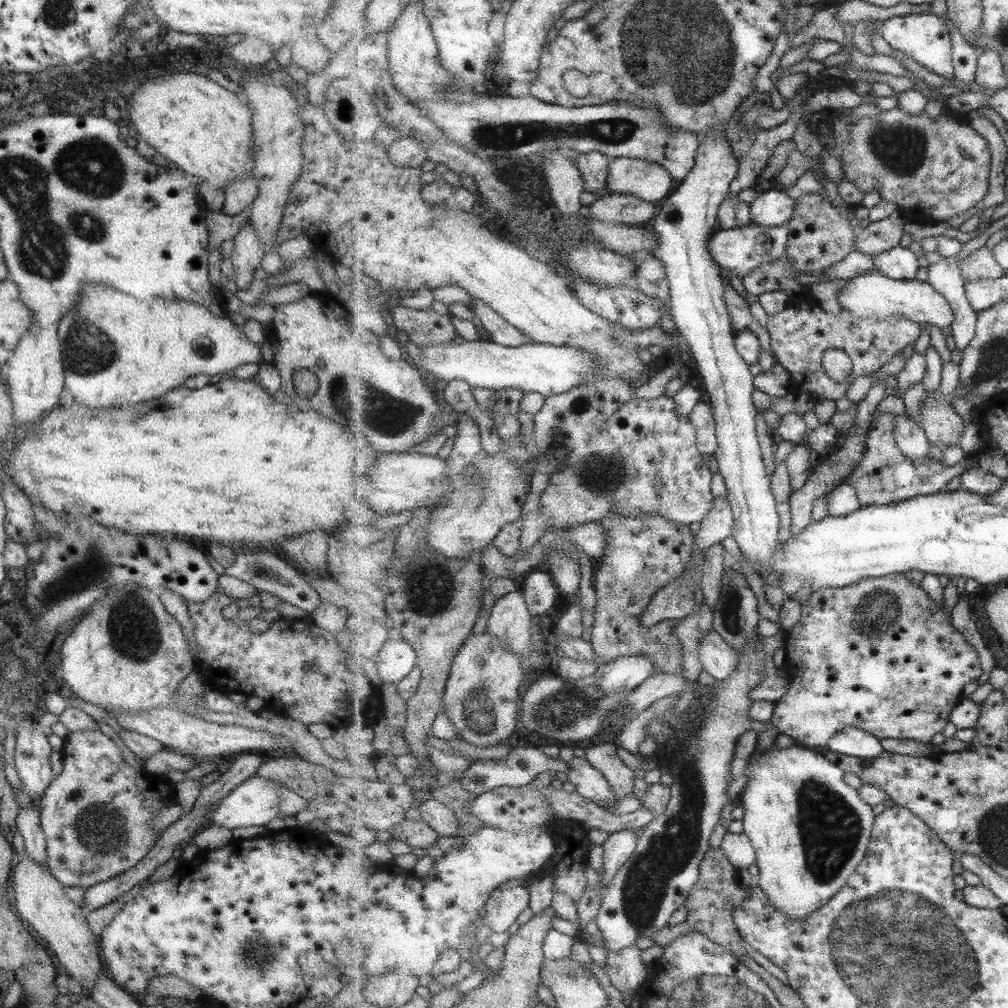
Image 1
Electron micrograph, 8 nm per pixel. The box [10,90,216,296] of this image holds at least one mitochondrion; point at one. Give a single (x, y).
(41, 251)

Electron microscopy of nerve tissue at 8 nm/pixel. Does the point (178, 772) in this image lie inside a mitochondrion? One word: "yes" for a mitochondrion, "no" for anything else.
no

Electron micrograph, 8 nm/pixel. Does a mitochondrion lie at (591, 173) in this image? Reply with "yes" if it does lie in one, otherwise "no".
no

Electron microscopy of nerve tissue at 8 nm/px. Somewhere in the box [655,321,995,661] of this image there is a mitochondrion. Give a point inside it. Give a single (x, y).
(875, 617)

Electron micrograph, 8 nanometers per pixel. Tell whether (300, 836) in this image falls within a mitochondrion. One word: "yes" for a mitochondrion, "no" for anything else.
no

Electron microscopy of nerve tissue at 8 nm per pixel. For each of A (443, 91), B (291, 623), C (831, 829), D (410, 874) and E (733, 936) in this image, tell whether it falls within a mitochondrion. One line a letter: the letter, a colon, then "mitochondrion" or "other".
A: mitochondrion
B: other
C: mitochondrion
D: other
E: other

